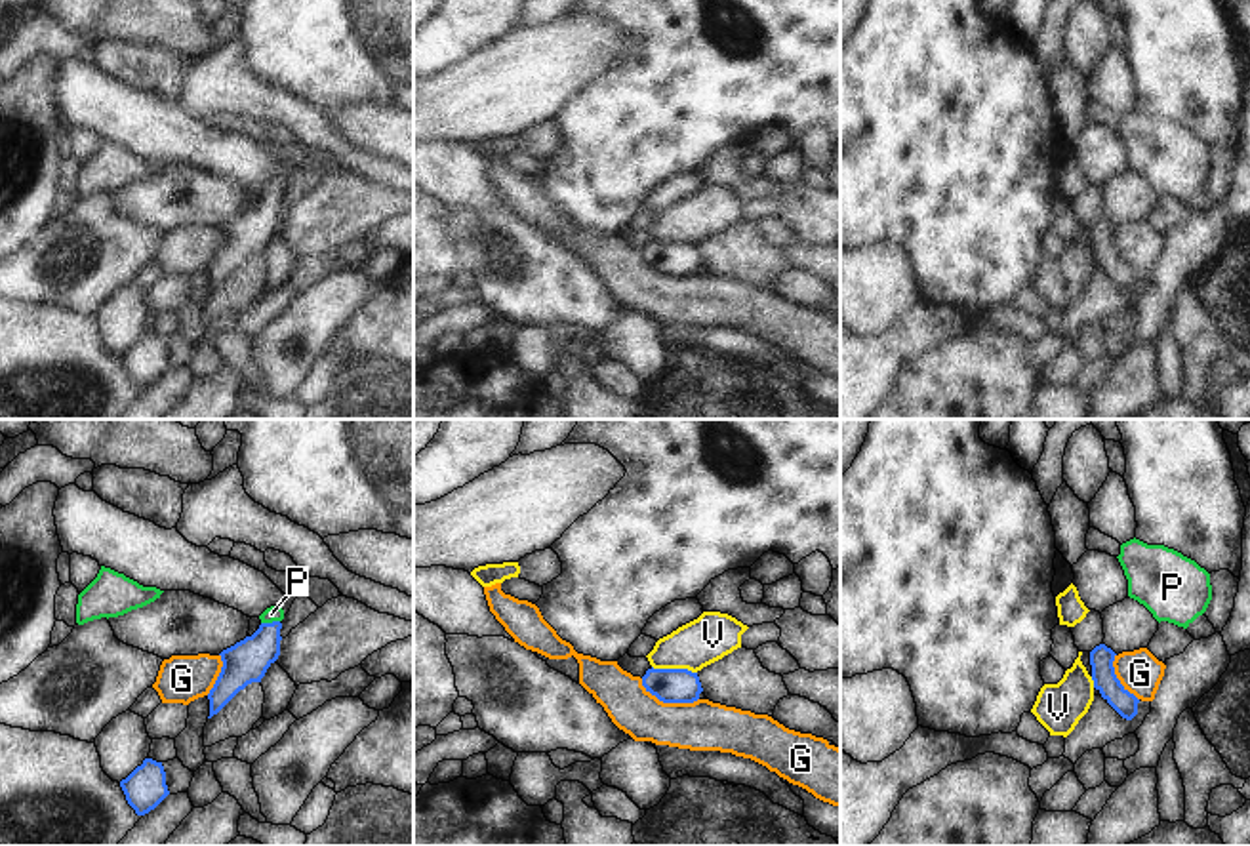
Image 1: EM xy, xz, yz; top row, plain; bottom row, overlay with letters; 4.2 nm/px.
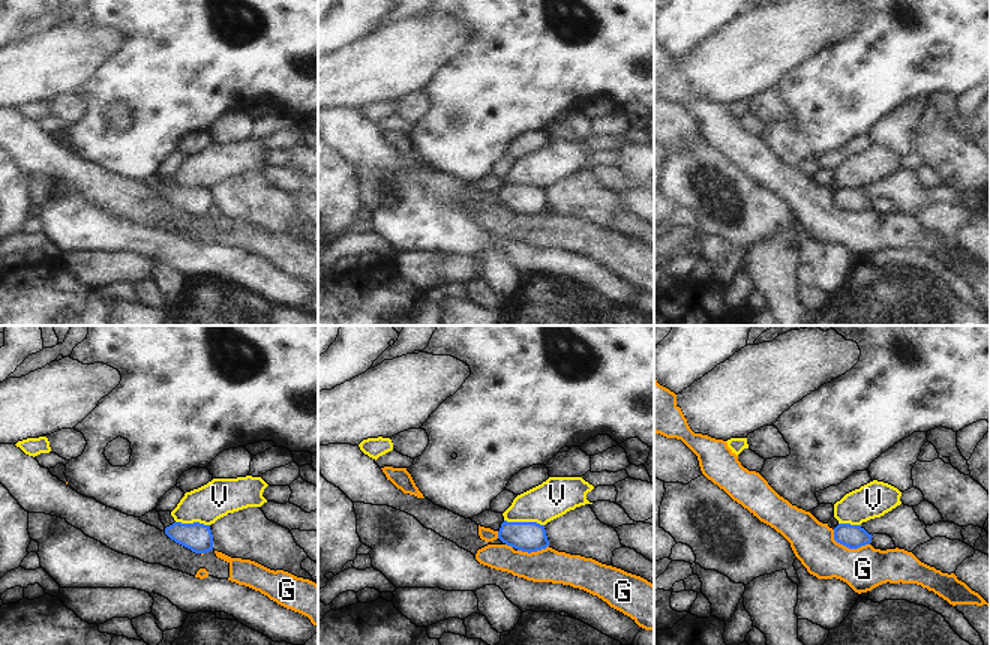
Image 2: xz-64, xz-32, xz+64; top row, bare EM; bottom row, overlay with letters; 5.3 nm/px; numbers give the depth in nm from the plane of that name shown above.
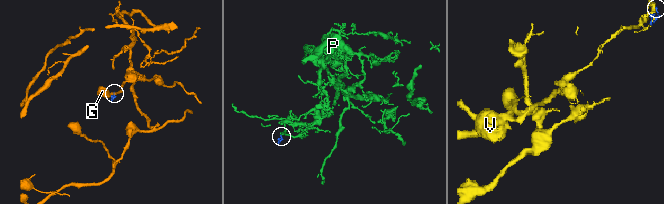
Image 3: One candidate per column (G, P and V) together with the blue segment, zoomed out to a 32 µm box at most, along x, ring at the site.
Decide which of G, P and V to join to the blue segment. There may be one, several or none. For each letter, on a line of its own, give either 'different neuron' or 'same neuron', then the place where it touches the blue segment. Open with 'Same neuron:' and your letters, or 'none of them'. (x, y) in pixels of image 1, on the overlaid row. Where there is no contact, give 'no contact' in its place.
Same neuron: P
G: different neuron | xz (667, 702)
P: same neuron | xy (269, 624)
V: different neuron | xz (675, 669)

